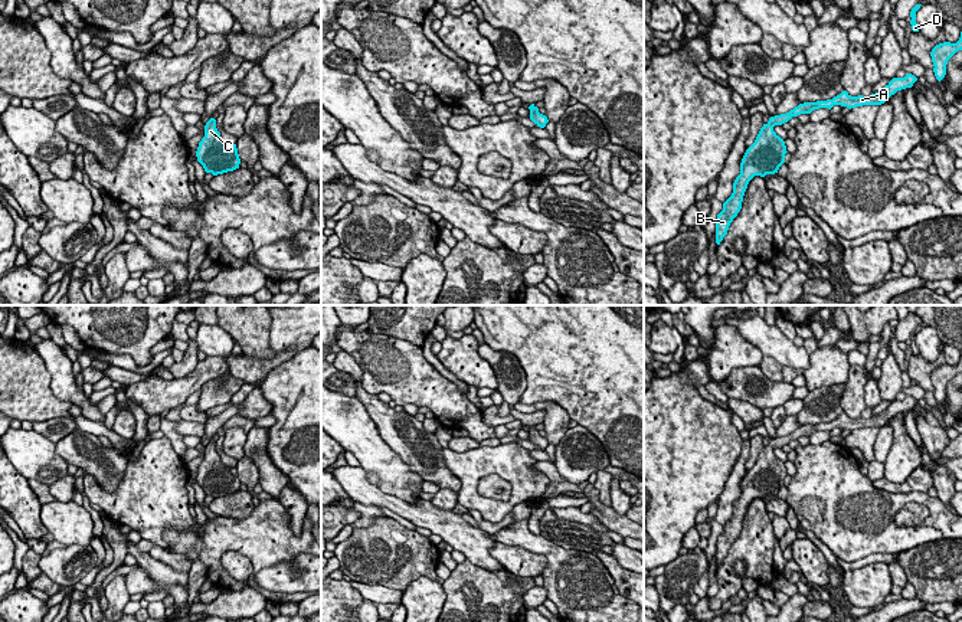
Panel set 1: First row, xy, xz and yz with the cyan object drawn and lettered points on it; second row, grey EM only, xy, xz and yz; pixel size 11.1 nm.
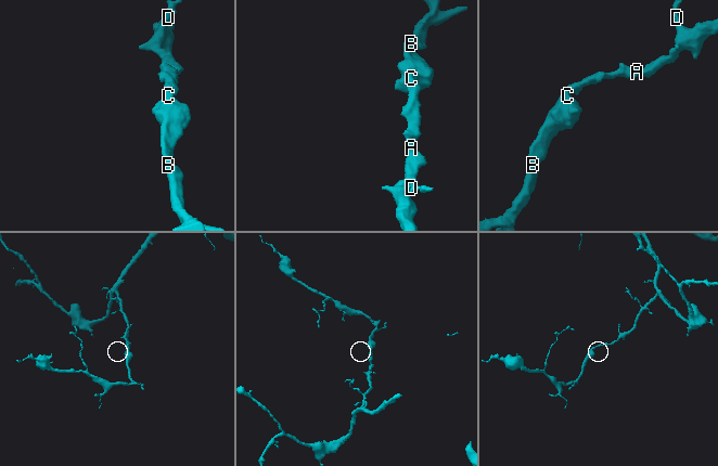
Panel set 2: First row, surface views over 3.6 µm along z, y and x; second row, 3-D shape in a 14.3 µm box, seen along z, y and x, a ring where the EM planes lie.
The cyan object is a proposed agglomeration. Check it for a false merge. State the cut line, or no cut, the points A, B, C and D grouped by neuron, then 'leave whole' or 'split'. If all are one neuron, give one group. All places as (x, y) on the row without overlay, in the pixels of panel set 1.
cut none; groups A B C D; leave whole

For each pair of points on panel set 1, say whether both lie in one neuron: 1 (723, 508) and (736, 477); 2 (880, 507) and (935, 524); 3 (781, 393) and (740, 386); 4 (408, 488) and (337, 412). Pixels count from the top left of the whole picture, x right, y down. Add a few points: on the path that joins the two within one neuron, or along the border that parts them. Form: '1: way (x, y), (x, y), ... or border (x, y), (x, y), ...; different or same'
1: way (726, 501), (733, 484); same
2: way (886, 523), (896, 533), (919, 533); same
3: way (771, 393), (751, 396); same
4: way (389, 470), (354, 431); same

